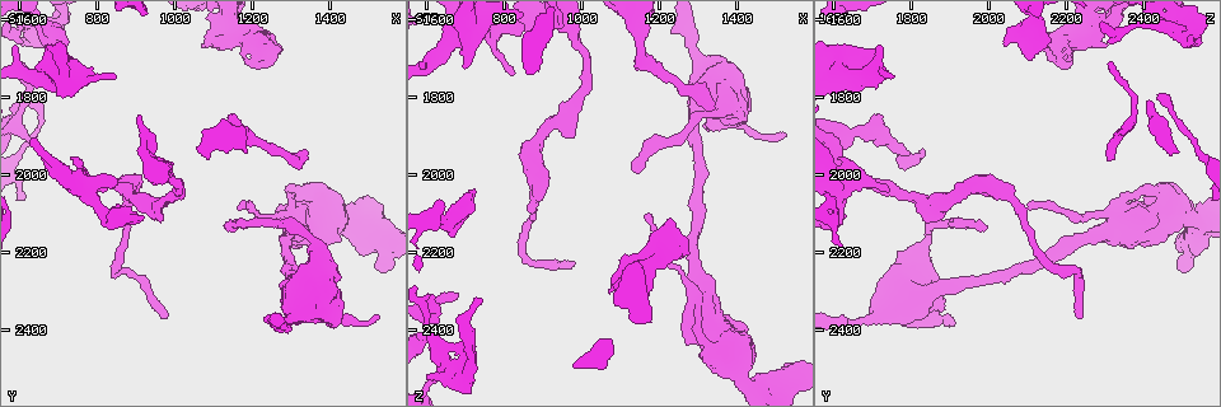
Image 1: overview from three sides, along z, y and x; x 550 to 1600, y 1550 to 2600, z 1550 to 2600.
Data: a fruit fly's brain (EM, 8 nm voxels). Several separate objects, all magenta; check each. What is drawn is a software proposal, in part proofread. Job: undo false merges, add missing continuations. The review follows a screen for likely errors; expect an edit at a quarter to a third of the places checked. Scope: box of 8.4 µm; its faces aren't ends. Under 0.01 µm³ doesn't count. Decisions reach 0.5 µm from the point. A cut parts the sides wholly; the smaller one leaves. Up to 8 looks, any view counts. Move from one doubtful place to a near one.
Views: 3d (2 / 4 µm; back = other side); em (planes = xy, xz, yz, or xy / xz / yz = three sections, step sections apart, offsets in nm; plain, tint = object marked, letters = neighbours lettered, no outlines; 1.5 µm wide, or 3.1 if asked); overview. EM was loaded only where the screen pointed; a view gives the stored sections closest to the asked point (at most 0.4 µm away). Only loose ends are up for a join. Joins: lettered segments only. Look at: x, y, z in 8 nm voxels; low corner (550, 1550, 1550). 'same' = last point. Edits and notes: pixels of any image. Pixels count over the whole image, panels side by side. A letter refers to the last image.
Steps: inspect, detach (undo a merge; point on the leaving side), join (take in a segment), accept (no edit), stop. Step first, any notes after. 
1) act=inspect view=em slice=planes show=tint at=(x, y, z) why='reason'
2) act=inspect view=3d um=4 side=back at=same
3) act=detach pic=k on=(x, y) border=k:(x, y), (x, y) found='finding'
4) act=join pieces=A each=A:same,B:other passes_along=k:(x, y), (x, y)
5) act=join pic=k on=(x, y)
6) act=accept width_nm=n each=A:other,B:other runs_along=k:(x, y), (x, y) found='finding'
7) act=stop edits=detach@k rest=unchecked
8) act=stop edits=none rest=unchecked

act=inspect view=3d um=4 at=(1075, 1665, 2305) why='branch stops here'

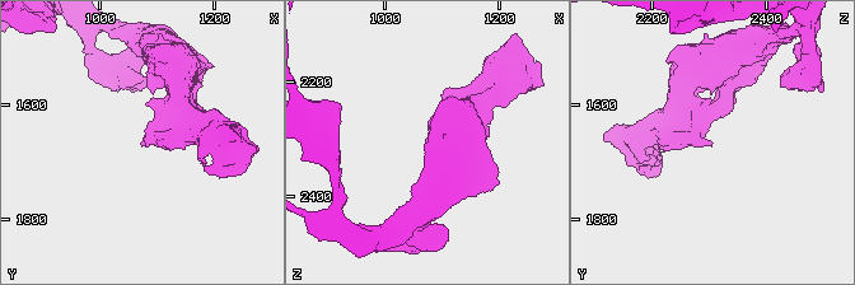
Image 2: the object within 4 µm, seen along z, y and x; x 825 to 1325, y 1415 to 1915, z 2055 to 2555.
act=inspect view=em slice=xy step=8 show=tint at=(1070, 1670, 2305) why='need the tissue'

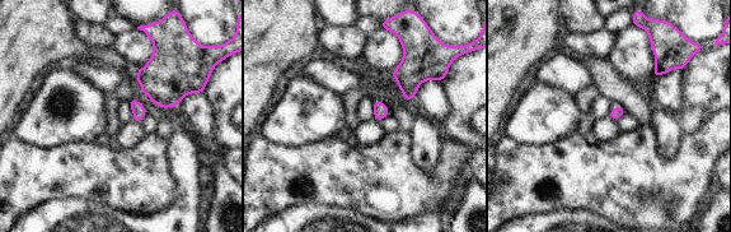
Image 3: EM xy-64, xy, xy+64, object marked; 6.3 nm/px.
act=inspect view=em slice=planes show=letters at=same why='cut it another way'

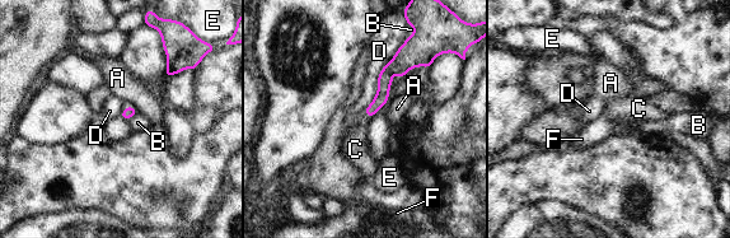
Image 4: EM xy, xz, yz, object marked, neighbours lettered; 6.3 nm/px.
act=join pieces=C each=A:other,B:other,C:same,D:other,E:other,F:other passes_along=4:(384, 80), (366, 115), (355, 149) found='the cell continues'

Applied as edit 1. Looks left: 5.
act=inspect view=overview why='see it whole again'

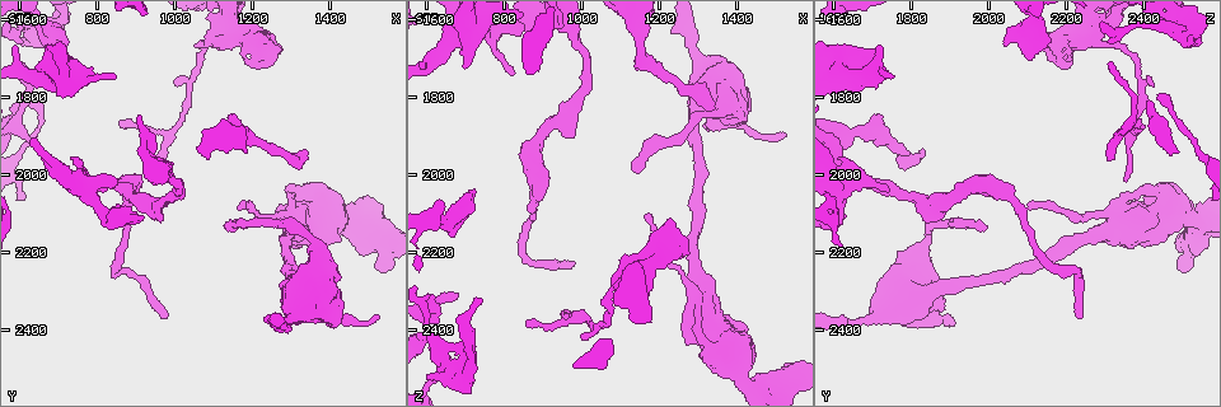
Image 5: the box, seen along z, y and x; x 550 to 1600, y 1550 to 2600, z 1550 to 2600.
act=inspect view=em slice=planes show=tint at=(1165, 2090, 2110) why='an open end'

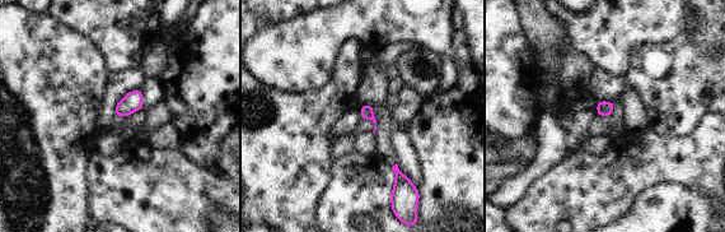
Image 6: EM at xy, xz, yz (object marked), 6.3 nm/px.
act=inspect view=em slice=planes show=letters at=same

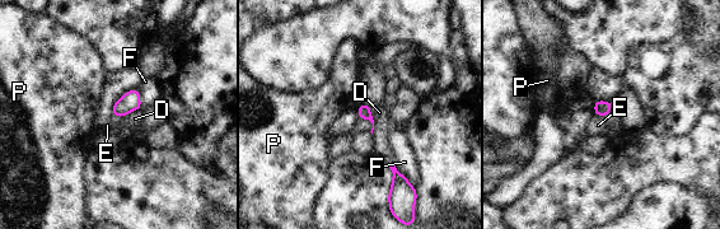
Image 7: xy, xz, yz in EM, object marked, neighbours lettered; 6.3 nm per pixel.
act=accept longest_contact=F:200nm each=D:other,E:other,F:other,P:other border=7:(594, 113), (606, 116) found='none of them fits'

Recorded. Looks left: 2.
act=stop edits=join@4 rest=unchecked

